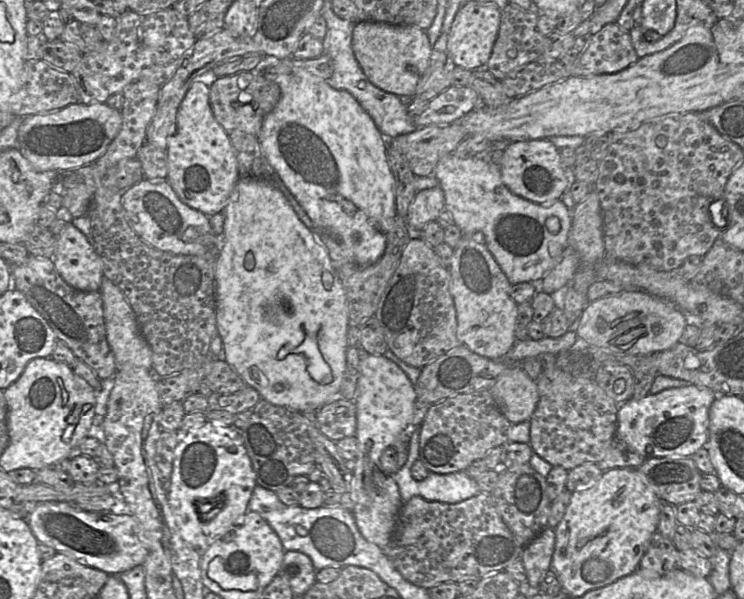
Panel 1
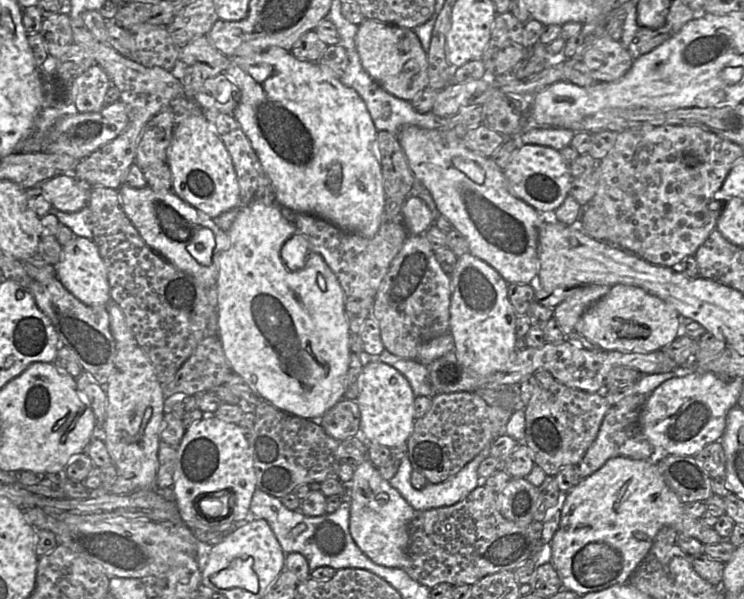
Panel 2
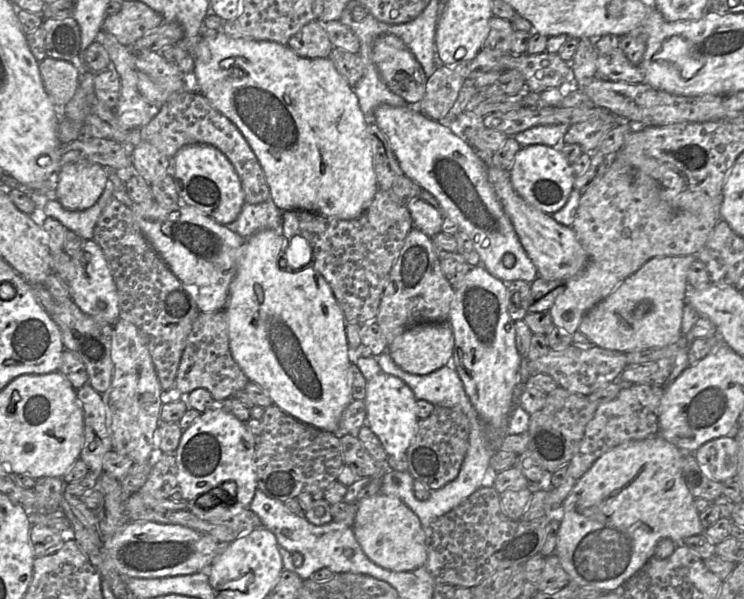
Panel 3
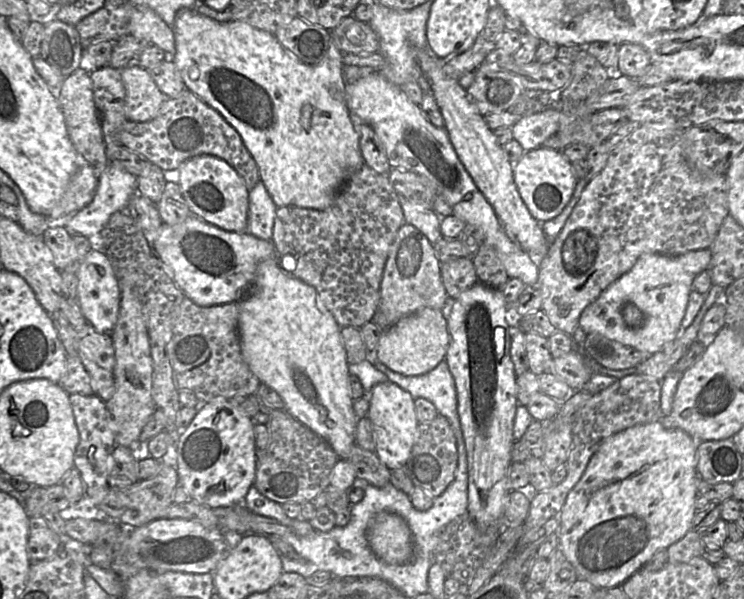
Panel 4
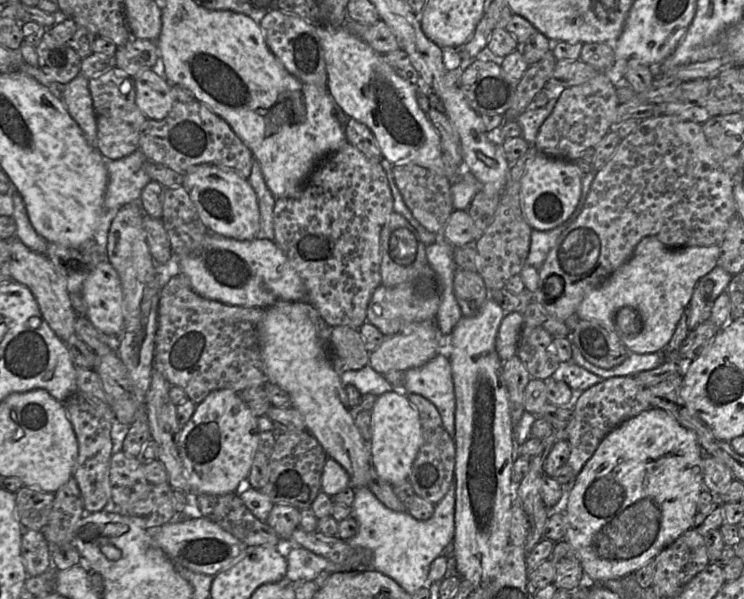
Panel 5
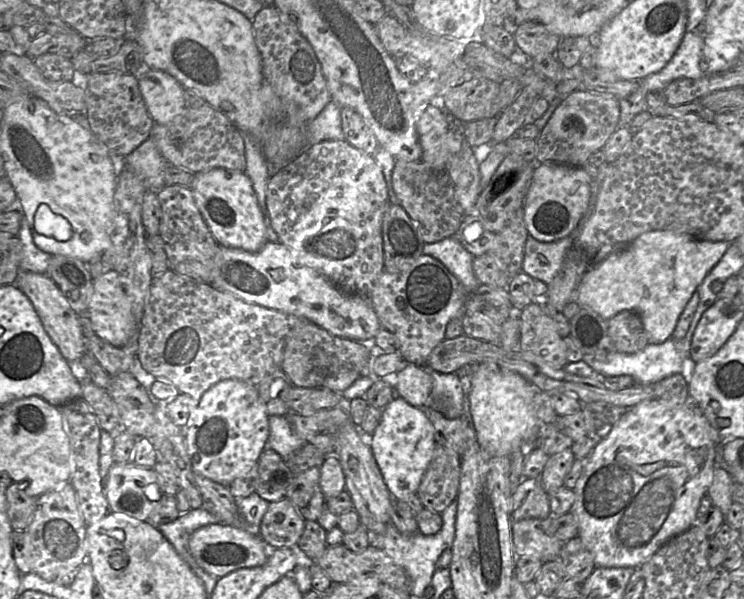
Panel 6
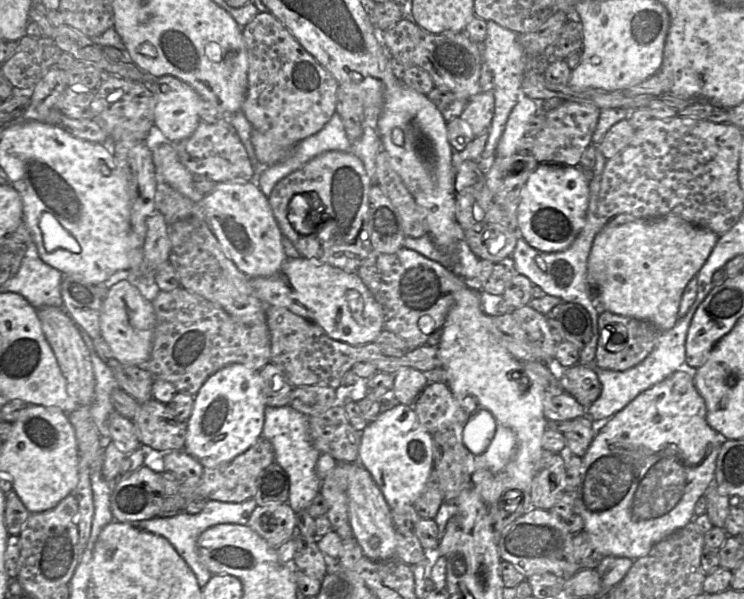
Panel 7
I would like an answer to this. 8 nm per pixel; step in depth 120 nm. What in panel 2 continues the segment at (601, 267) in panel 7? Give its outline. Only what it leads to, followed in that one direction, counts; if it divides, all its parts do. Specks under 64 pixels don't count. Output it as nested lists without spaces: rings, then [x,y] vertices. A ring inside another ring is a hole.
[[[615,284],[583,313],[575,331],[603,350],[648,353],[669,345],[682,326],[679,313],[662,299],[637,286]]]

